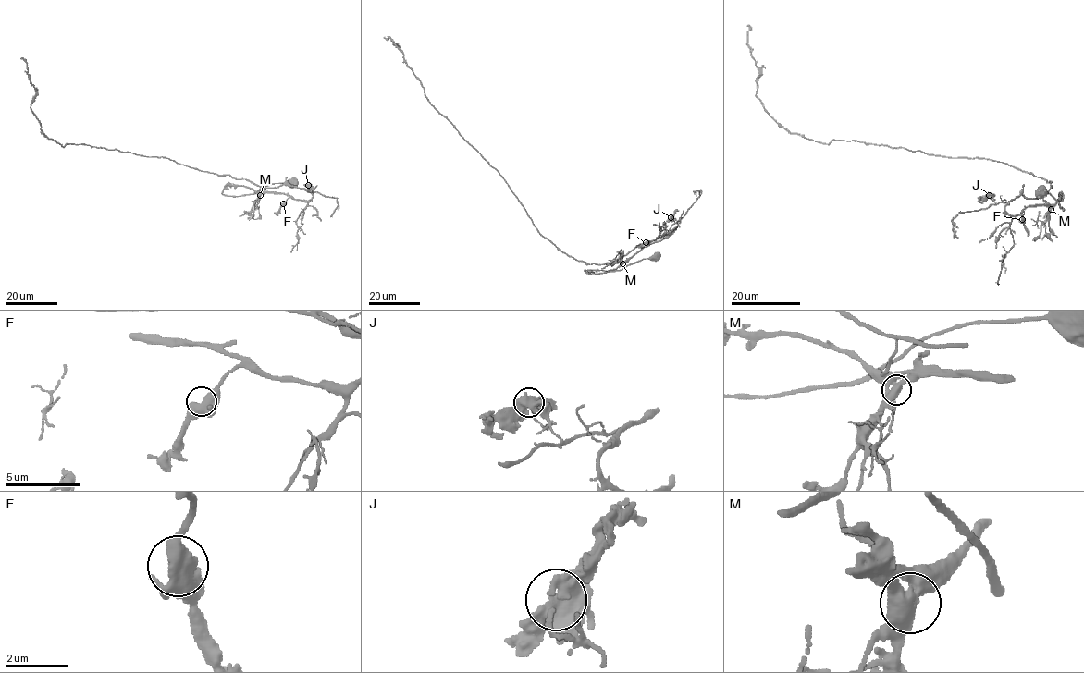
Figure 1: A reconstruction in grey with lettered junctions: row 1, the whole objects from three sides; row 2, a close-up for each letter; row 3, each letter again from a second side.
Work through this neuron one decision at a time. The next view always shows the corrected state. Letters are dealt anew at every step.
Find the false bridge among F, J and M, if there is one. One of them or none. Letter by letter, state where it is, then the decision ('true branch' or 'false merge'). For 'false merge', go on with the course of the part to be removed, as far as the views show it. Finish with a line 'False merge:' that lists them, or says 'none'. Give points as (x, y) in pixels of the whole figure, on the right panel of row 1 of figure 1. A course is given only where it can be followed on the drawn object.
F: (1022, 219) | true branch
J: (989, 195) | true branch
M: (1051, 209) | false merge | (1051, 208), (1005, 210), (1020, 195), (1038, 198), (1052, 188), (1008, 165), (789, 133), (756, 95), (748, 25)
False merge: M

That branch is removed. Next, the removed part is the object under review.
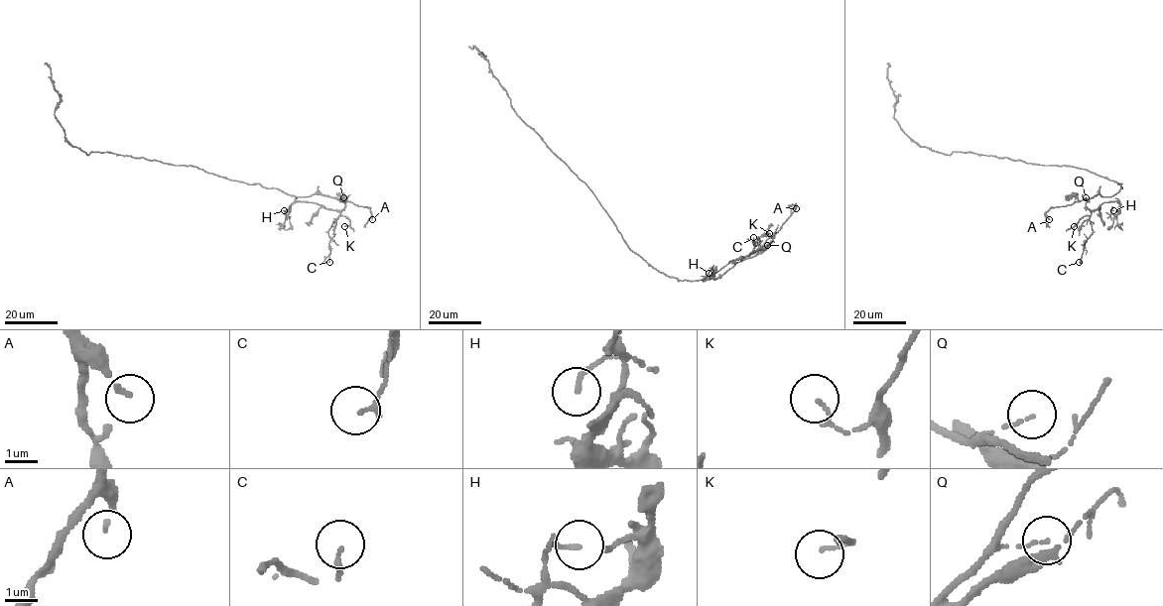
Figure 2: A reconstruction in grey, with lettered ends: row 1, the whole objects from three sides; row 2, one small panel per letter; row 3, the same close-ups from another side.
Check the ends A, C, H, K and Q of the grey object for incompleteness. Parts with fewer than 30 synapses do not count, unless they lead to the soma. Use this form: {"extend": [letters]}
{"extend": ["A"]}

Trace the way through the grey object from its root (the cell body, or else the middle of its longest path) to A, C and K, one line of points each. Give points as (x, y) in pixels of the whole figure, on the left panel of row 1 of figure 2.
A: (192, 166), (231, 180), (277, 187), (290, 195), (321, 193), (350, 201), (369, 207), (372, 219)
C: (192, 166), (231, 180), (277, 187), (290, 195), (321, 193), (341, 200), (345, 207), (327, 232), (329, 262)
K: (192, 166), (231, 180), (277, 187), (290, 195), (335, 197), (345, 204), (340, 215), (350, 223), (344, 226)

